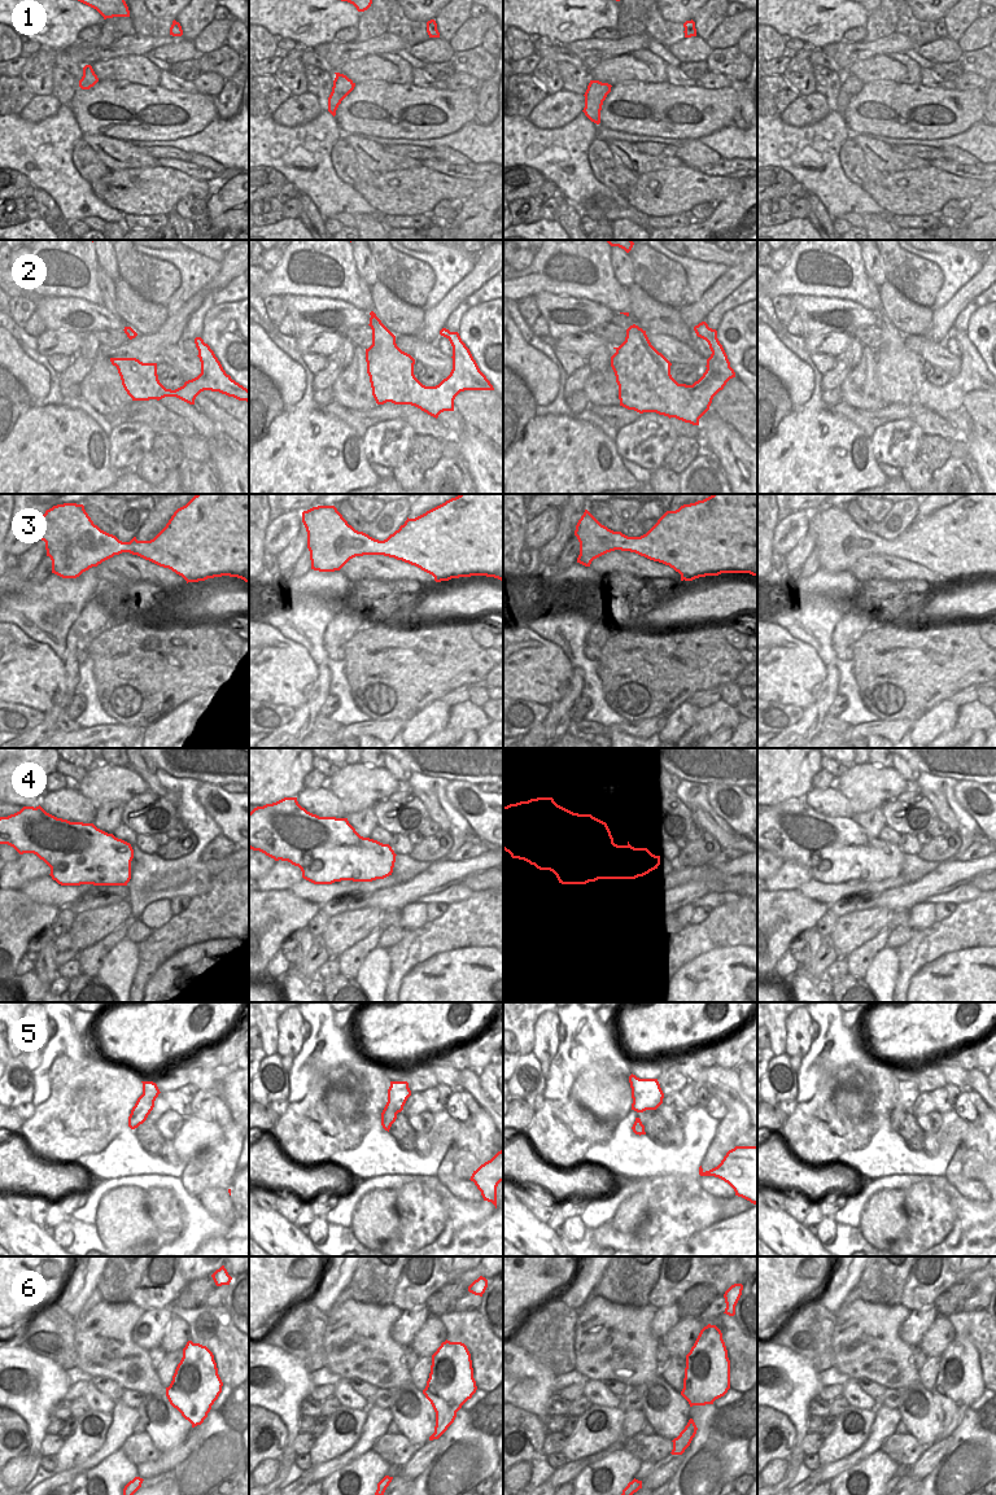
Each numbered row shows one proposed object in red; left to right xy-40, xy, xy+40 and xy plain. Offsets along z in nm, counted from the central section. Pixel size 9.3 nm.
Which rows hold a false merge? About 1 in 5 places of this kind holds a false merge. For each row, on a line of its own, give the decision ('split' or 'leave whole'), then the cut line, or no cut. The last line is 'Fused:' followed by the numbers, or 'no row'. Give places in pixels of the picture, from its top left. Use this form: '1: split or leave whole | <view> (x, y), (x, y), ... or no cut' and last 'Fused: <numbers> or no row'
1: leave whole | no cut
2: leave whole | no cut
3: leave whole | no cut
4: leave whole | no cut
5: leave whole | no cut
6: leave whole | no cut
Fused: no row

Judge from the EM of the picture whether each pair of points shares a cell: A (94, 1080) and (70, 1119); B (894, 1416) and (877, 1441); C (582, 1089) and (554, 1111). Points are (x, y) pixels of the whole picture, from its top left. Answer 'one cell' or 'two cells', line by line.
A: one cell
B: one cell
C: two cells

